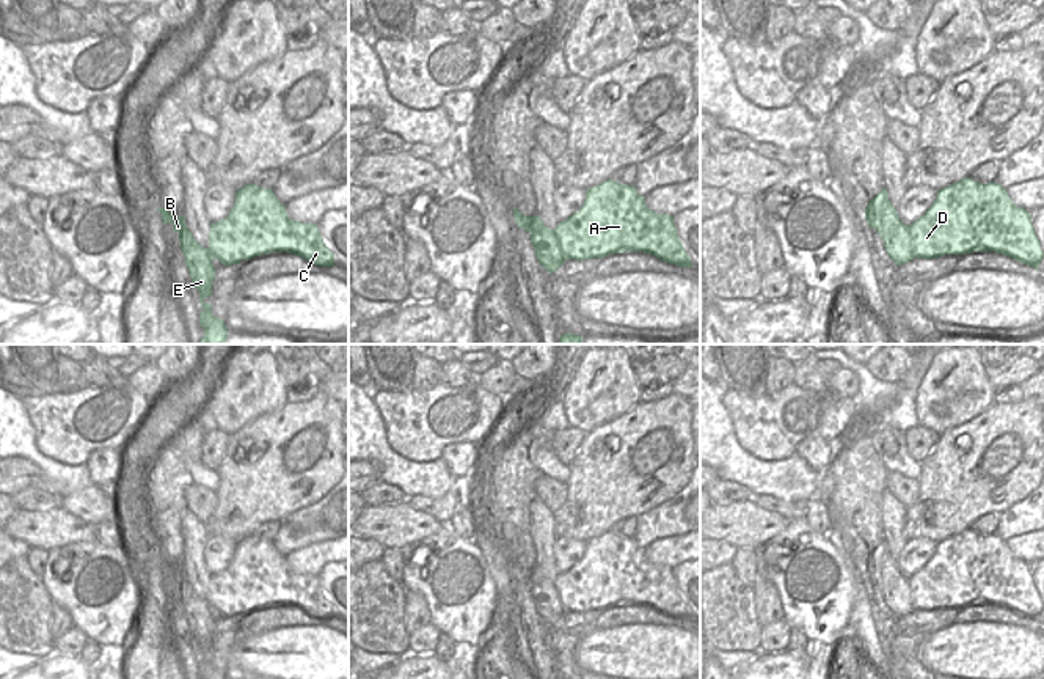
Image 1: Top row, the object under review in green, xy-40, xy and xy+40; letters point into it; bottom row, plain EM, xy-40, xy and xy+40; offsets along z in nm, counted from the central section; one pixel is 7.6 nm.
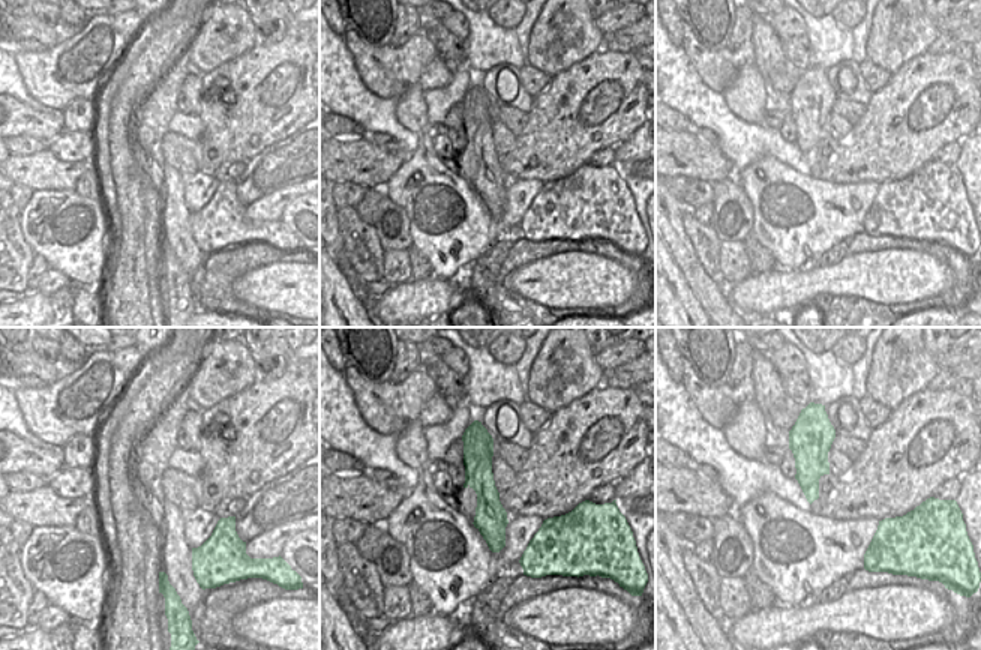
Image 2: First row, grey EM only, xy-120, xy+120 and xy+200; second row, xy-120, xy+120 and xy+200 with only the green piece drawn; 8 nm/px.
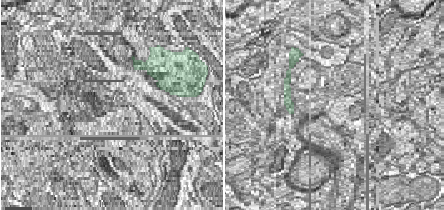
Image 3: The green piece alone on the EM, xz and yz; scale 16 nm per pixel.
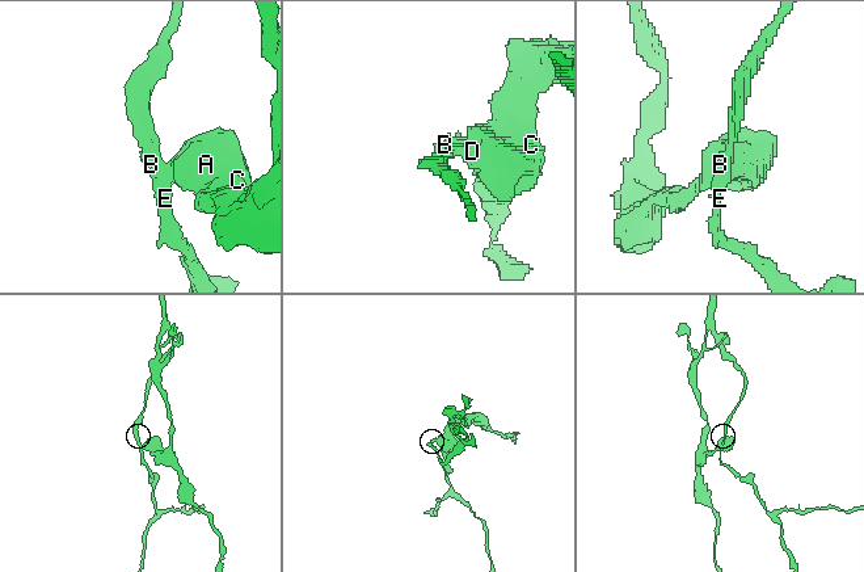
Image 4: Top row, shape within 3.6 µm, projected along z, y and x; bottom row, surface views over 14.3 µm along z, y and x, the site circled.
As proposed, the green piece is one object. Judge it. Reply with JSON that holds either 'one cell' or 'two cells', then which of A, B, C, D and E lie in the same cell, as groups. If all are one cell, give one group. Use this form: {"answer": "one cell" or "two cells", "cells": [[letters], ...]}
{"answer": "two cells", "cells": [["A", "C", "D"], ["B", "E"]]}

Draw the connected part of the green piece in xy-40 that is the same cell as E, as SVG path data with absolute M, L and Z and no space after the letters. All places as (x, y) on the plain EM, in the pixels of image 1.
M157 560L162 566L163 575L171 575L173 583L179 586L181 602L185 610L185 618L192 629L192 637L199 643L199 655L204 660L199 666L201 679L226 679L220 670L212 666L210 655L204 651L212 648L212 633L215 630L215 619L212 607L207 600L201 599L192 583L185 577L185 566L181 569L171 567L166 560Z

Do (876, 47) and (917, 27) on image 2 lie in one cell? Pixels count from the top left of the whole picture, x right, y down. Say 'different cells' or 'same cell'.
same cell

